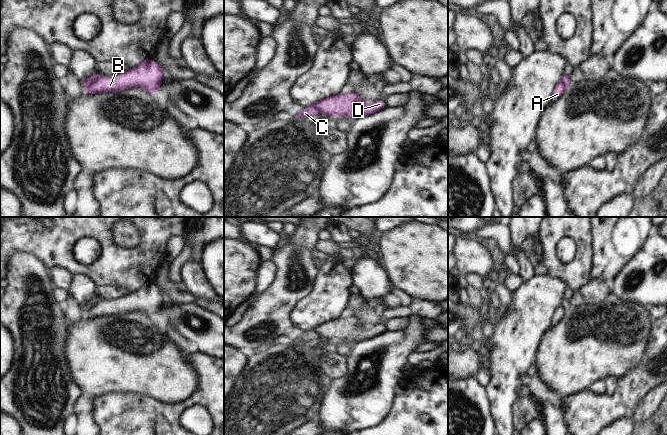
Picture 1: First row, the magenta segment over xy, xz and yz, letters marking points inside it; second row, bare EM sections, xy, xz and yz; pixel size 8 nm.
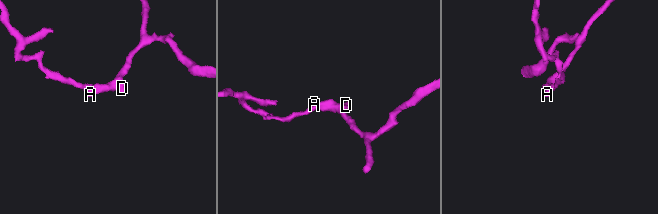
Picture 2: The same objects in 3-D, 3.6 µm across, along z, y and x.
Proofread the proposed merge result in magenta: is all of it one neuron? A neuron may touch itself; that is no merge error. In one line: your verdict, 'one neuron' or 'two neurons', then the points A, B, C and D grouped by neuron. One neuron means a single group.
two neurons | A B D / C

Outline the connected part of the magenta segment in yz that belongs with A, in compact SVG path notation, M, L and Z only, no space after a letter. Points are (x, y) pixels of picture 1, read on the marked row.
M559 81L553 91L553 100L560 98L563 95L566 88L567 87L561 81Z

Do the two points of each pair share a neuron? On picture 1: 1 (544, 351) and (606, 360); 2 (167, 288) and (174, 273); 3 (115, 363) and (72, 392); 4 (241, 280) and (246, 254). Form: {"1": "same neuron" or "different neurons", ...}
{"1": "same neuron", "2": "different neurons", "3": "different neurons", "4": "same neuron"}

